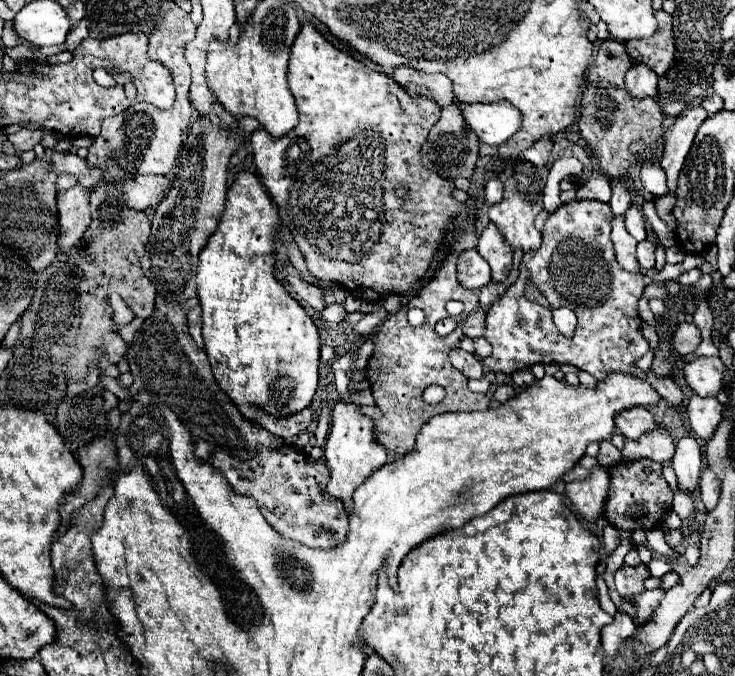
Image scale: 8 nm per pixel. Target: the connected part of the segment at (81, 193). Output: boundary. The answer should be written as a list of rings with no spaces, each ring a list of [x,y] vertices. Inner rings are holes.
[[[73,186],[57,196],[59,208],[59,250],[67,252],[75,246],[91,226],[91,206],[87,188]]]

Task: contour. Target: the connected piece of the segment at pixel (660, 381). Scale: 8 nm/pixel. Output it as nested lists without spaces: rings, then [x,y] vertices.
[[[645,370],[643,376],[657,388],[657,392],[659,392],[667,402],[671,402],[671,404],[681,404],[681,400],[685,398],[685,394],[677,388],[677,384],[673,382],[671,377],[656,377],[651,370]]]

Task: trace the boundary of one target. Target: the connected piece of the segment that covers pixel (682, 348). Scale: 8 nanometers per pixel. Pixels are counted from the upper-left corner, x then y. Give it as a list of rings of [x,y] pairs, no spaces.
[[[681,322],[671,332],[671,346],[677,354],[691,354],[701,342],[701,332],[693,322]]]

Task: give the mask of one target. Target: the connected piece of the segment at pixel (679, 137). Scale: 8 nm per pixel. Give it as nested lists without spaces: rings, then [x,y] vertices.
[[[691,106],[665,132],[665,152],[661,158],[661,168],[667,176],[669,194],[677,194],[679,172],[683,170],[685,158],[693,146],[693,138],[707,116],[709,114],[701,106]]]

